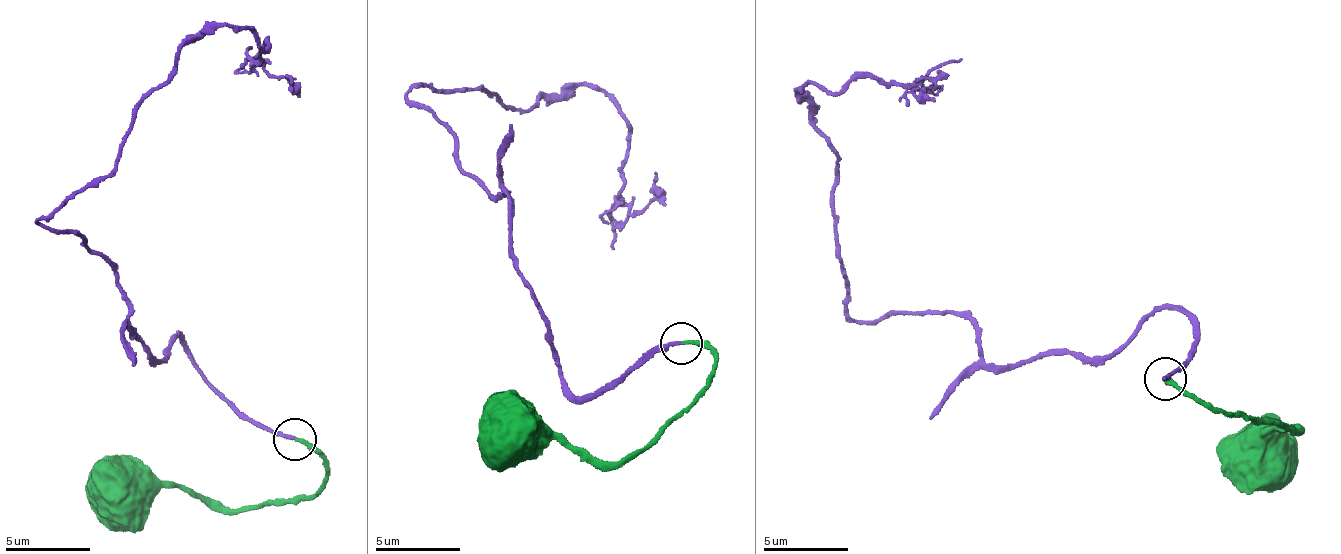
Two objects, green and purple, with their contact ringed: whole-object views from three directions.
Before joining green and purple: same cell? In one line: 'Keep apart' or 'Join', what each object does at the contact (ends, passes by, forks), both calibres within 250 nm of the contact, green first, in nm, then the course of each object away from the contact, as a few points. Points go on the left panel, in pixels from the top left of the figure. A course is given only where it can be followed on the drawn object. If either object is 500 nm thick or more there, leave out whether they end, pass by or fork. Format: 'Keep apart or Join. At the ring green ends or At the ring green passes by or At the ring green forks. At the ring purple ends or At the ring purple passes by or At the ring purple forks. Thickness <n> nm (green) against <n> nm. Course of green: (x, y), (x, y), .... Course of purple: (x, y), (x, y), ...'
Join. At the ring green ends. At the ring purple ends. Thickness 220 nm (green) against 220 nm. Course of green: (293, 440), (323, 460), (317, 493), (246, 507), (154, 485), (115, 512), (116, 493). Course of purple: (293, 440), (39, 222), (193, 37), (248, 31), (291, 84)

